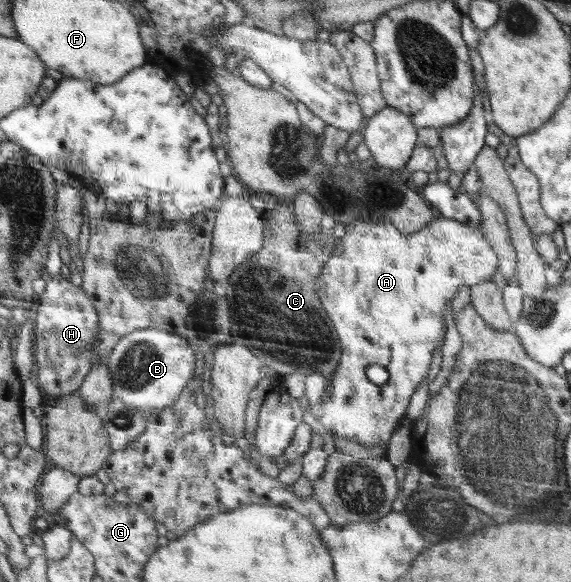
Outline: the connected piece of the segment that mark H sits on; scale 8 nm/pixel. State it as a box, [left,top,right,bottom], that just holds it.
[32,274,99,398]

